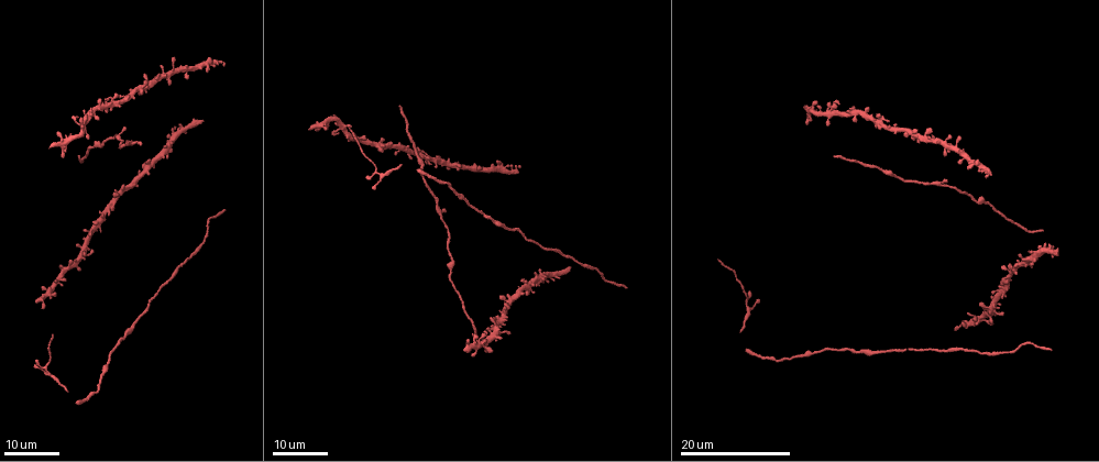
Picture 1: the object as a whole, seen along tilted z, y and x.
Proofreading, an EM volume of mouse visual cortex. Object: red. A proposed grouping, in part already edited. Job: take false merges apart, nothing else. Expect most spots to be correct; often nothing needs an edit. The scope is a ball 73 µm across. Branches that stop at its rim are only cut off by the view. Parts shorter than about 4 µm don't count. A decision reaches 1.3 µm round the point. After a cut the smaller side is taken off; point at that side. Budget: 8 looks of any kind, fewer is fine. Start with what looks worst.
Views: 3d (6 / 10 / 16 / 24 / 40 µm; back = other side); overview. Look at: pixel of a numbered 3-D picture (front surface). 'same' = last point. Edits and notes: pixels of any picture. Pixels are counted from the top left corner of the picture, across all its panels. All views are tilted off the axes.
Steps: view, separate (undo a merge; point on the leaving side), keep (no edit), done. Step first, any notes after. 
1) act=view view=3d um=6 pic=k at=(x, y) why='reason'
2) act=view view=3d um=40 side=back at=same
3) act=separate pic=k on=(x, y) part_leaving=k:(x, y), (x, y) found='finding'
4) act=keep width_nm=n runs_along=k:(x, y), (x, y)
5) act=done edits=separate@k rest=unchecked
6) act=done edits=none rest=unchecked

act=view view=3d um=24 pic=1 at=(441, 214) why='three-way junction'

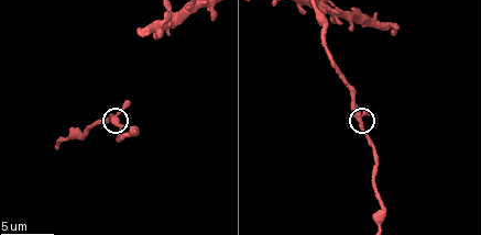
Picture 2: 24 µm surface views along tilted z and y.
act=view view=3d um=10 pic=2 at=(359, 123) why='closer look'

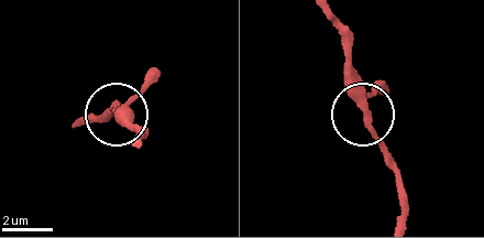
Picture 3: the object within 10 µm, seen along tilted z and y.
act=keep runs_along=3:(406, 216), (395, 172), (350, 72), (350, 45) found='continuous, no second neuron'

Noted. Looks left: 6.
act=view view=3d um=24 pic=1 at=(163, 152) why='two arms in line, one across'

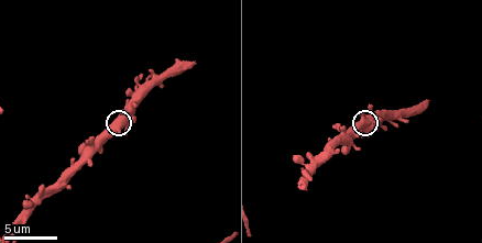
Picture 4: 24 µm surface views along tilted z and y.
act=view view=3d um=10 pic=4 at=(118, 121) why='zoom in'

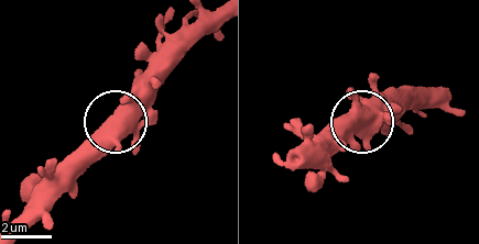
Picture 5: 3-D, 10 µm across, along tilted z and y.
act=keep arms=3 runs_along=5:(138, 150), (121, 115), (171, 56) found='all the same neuron'

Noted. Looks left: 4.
act=view view=3d um=24 pic=1 at=(873, 165)

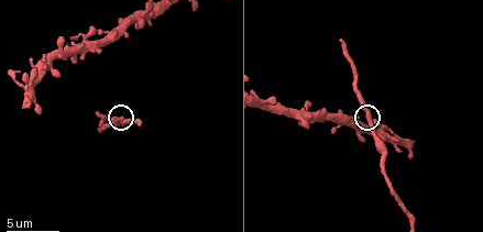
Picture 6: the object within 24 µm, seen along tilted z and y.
act=view view=3d um=6 pic=6 at=(368, 115)

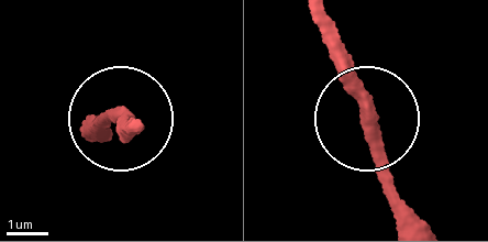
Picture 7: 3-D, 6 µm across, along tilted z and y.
act=keep runs_along=7:(419, 222), (335, 37) found='all the same neuron'

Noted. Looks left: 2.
act=view view=3d um=24 pic=1 at=(1024, 343)

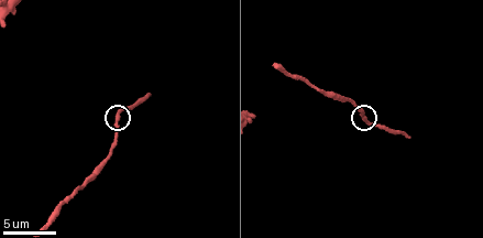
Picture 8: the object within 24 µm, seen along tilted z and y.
act=view view=3d um=6 pic=8 at=(363, 119) why='closer look'

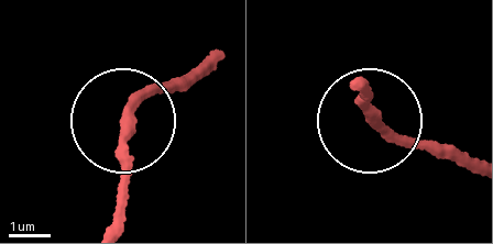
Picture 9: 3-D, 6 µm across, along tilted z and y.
act=keep side_arm_um=6 found='continuous, no second neuron'

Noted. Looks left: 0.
act=done edits=none rest=unchecked

